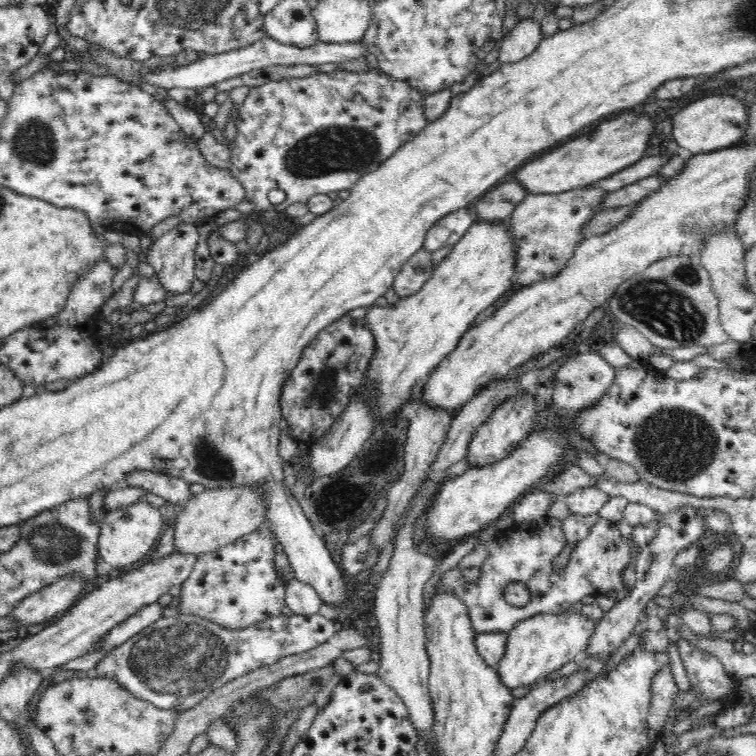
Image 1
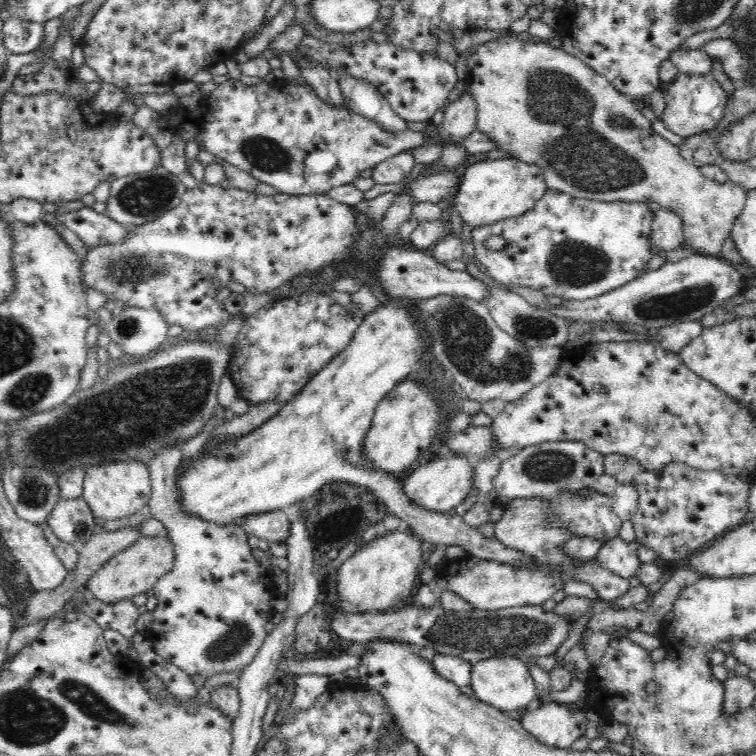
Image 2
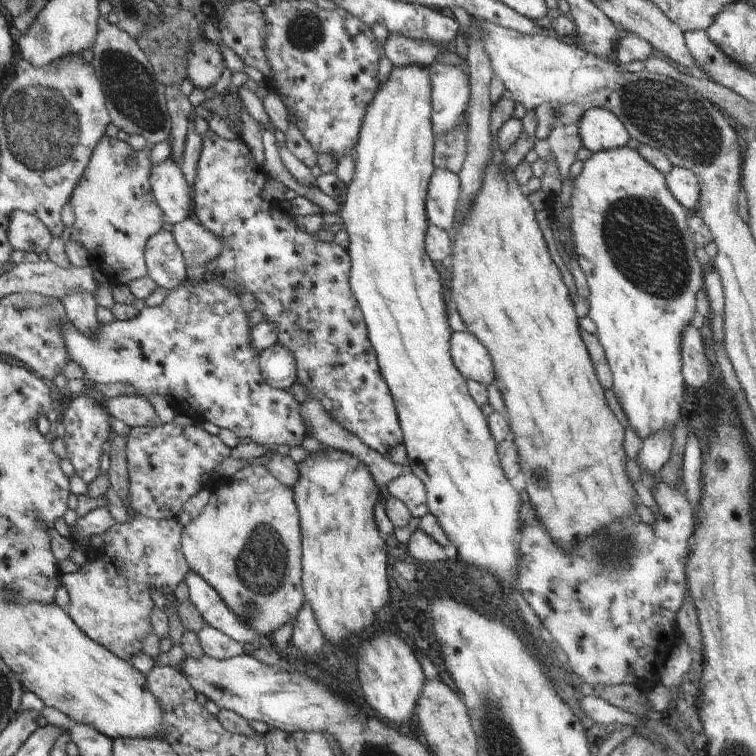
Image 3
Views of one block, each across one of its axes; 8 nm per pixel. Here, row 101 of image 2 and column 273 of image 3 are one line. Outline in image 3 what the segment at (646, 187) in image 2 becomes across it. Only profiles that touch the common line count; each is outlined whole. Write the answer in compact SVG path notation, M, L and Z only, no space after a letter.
M254 464L246 466L241 470L234 471L234 476L228 479L221 478L215 484L216 490L211 490L210 500L203 512L190 524L183 528L181 535L181 552L185 557L186 563L189 566L189 571L198 574L203 580L206 580L214 591L226 602L228 609L231 609L241 620L255 632L262 636L268 636L271 639L271 634L283 624L297 618L302 606L305 602L303 589L301 588L302 572L300 572L301 558L301 527L299 522L299 513L295 504L293 490L282 482L278 481L264 465L255 466Z

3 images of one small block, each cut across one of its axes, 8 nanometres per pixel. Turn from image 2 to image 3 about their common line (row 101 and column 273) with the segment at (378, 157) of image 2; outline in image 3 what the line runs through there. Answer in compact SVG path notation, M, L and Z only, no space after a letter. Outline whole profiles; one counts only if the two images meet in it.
M209 128L208 132L201 137L202 149L200 150L199 160L196 168L196 179L194 187L194 208L192 208L192 216L203 228L212 232L219 239L223 240L225 248L222 253L213 262L205 265L206 272L212 274L220 280L229 281L232 287L237 287L242 284L246 292L251 292L260 302L258 308L264 312L266 321L275 325L277 333L277 342L282 347L285 347L289 352L292 352L296 362L297 380L300 382L308 394L308 398L315 399L326 410L326 413L338 424L341 425L347 432L355 435L363 444L369 448L382 454L388 460L394 463L404 465L407 464L407 453L403 444L403 435L399 424L399 419L395 410L394 400L389 392L388 386L382 379L374 348L367 338L367 327L359 308L358 302L353 298L353 293L349 284L349 275L351 272L351 259L346 249L342 248L335 242L324 243L318 241L316 234L309 234L301 231L295 222L294 216L284 214L278 210L275 202L263 200L260 196L264 184L268 178L266 170L258 165L253 159L250 150L247 148L242 139L229 140L220 137L214 130Z

